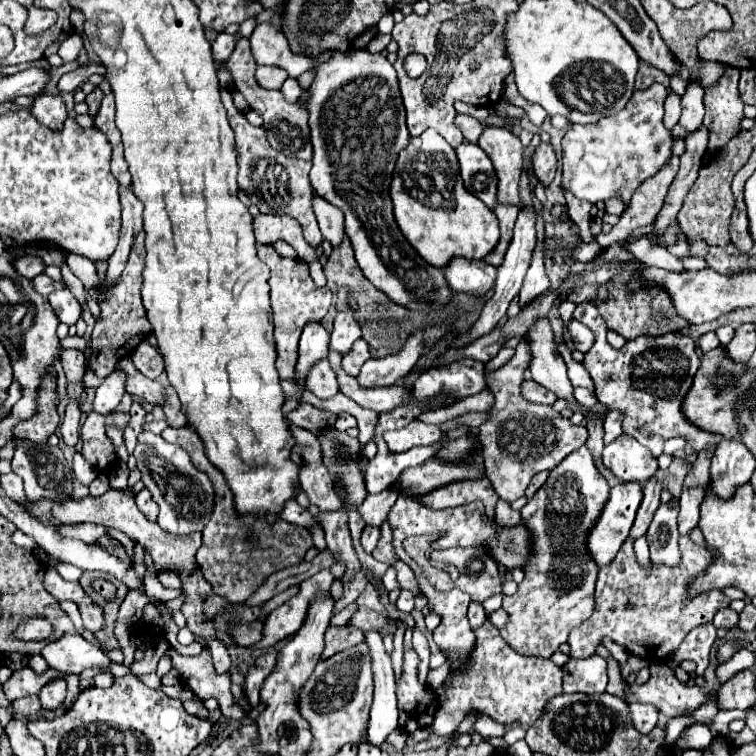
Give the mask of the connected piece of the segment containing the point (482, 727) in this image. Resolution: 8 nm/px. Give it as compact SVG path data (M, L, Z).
M480 715L478 721L474 723L474 731L480 733L482 737L490 739L490 737L502 737L506 733L506 725L494 723L492 719L488 719L488 715Z

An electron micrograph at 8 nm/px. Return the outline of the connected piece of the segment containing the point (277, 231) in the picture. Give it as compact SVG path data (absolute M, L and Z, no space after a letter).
M256 215L254 217L254 235L256 235L256 241L262 243L262 245L272 245L276 241L286 241L298 251L298 257L302 261L306 261L306 263L316 261L314 249L302 237L300 223L292 217Z

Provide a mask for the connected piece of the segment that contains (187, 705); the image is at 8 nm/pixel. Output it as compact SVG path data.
M194 695L190 701L186 701L184 703L184 709L188 711L188 713L196 713L198 717L204 717L204 715L208 715L208 709L204 709L204 705L202 705L202 701Z

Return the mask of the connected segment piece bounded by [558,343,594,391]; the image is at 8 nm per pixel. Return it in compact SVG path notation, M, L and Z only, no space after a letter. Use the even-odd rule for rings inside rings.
M560 343L560 345L558 345L558 351L560 351L560 355L562 355L562 359L564 359L566 367L568 367L568 379L570 379L570 383L572 383L574 387L586 387L586 389L592 391L592 389L594 389L594 383L592 383L588 371L586 371L580 363L574 361L572 351L568 349L568 345L566 345L566 343Z

